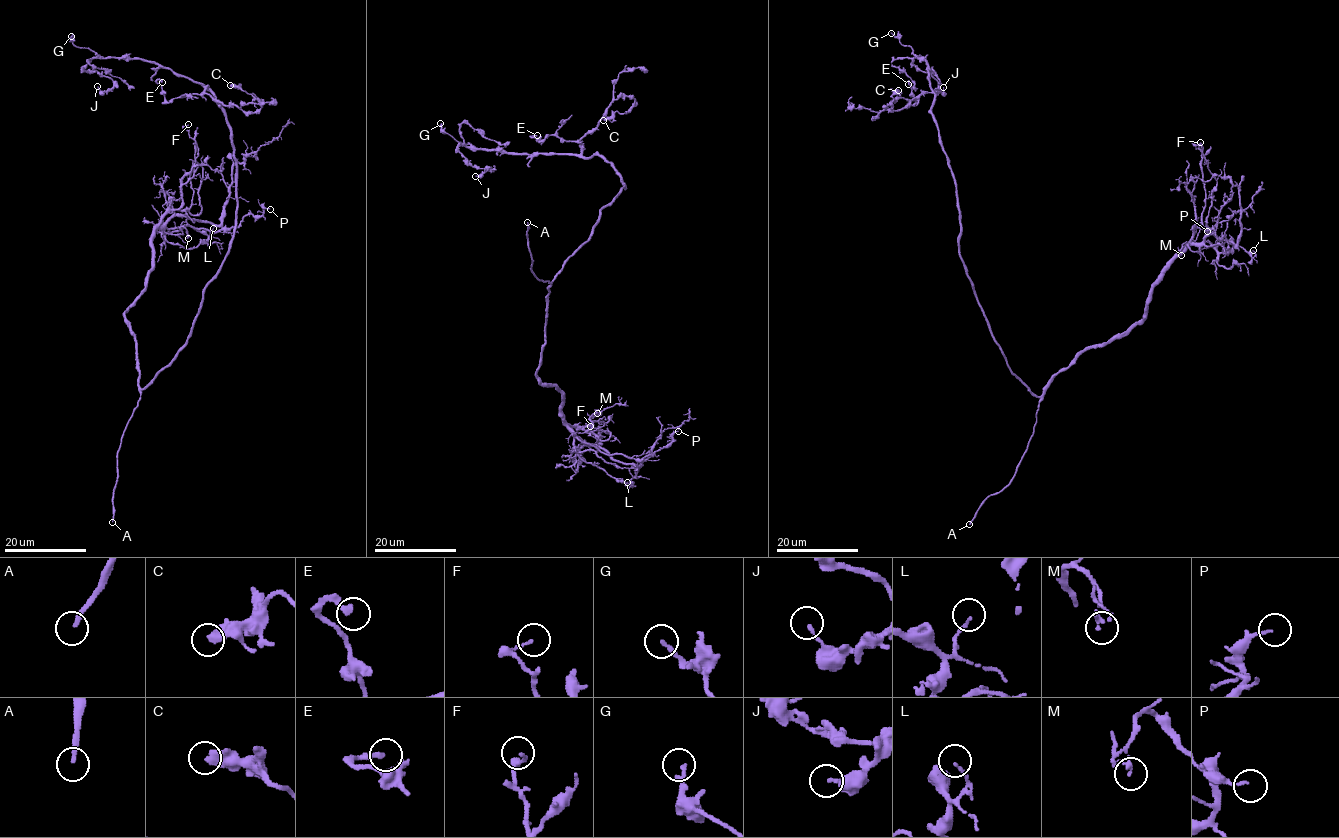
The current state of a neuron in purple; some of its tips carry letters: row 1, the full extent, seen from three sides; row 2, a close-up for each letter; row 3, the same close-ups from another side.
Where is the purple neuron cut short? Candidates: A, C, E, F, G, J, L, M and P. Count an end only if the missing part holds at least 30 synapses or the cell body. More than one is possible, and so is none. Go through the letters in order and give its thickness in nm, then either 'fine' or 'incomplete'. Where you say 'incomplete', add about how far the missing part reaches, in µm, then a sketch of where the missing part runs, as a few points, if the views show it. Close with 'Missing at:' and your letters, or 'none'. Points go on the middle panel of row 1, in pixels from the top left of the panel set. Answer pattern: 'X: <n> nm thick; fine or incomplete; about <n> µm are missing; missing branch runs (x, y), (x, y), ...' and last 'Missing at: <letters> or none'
A: 200 nm thick; incomplete; about 30 µm are missing
C: 440 nm thick; fine
E: 240 nm thick; fine
F: 130 nm thick; fine
G: 200 nm thick; fine
J: 140 nm thick; fine
L: 100 nm thick; fine
M: 170 nm thick; fine
P: 90 nm thick; fine
Missing at: A

